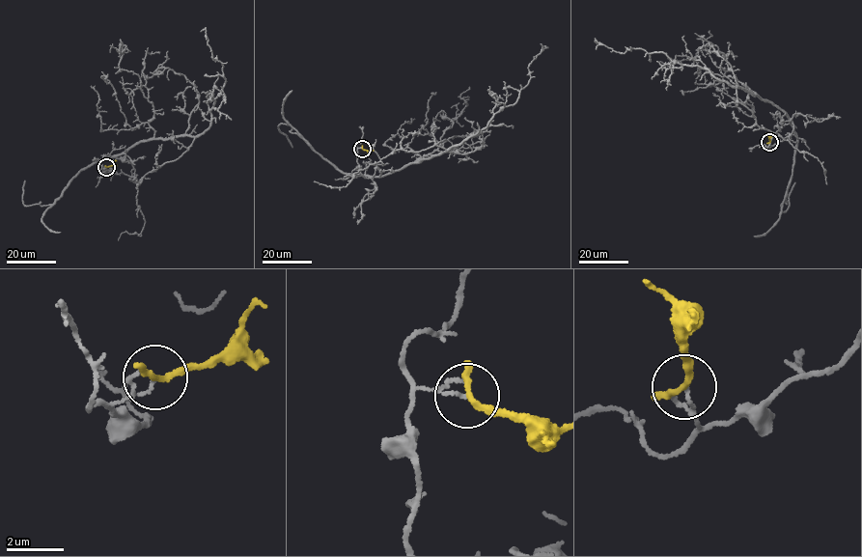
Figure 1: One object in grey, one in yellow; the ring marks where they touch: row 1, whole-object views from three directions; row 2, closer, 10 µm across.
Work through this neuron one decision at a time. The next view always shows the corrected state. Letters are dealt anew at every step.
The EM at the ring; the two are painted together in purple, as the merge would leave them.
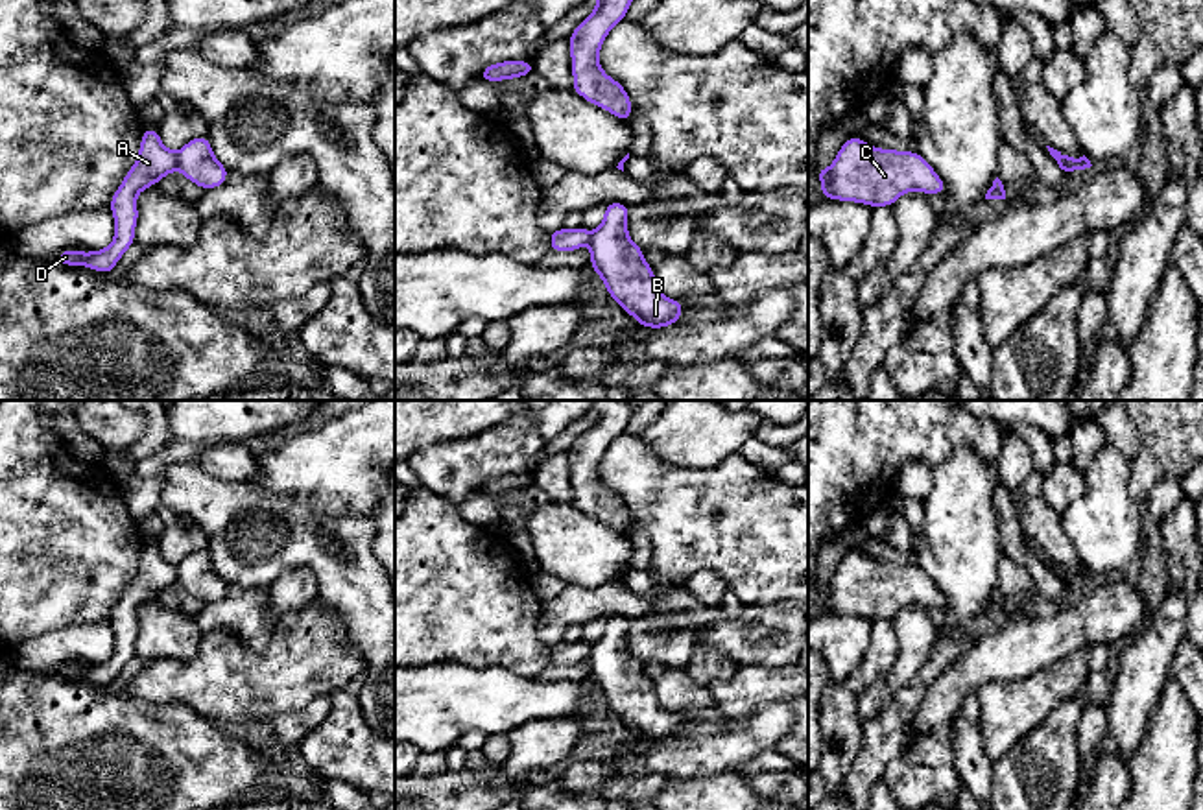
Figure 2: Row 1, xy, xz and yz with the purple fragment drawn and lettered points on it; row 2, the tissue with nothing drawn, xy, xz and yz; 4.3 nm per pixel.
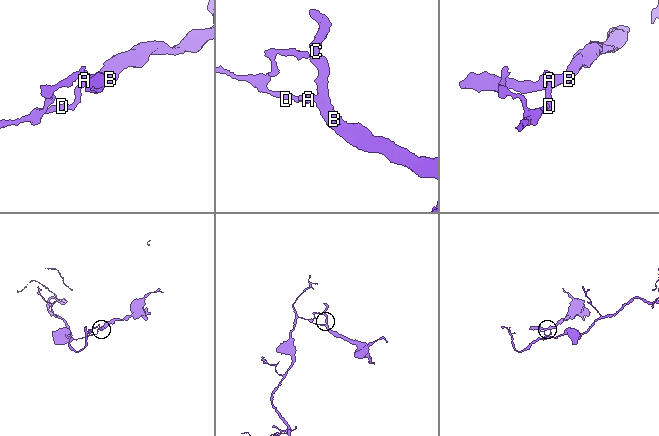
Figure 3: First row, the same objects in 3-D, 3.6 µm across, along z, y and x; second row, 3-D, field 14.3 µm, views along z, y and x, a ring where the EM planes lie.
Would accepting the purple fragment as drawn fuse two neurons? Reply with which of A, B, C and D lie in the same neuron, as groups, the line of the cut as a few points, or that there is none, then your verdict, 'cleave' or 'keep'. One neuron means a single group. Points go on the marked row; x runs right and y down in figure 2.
A D / B C; cut in xy along (174, 154), (176, 165); cleave

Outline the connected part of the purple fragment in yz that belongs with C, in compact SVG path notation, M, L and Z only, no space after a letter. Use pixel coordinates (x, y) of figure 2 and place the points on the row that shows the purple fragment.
M858 137L840 148L830 168L819 168L825 199L891 207L911 190L945 196L947 186L917 151L880 149Z

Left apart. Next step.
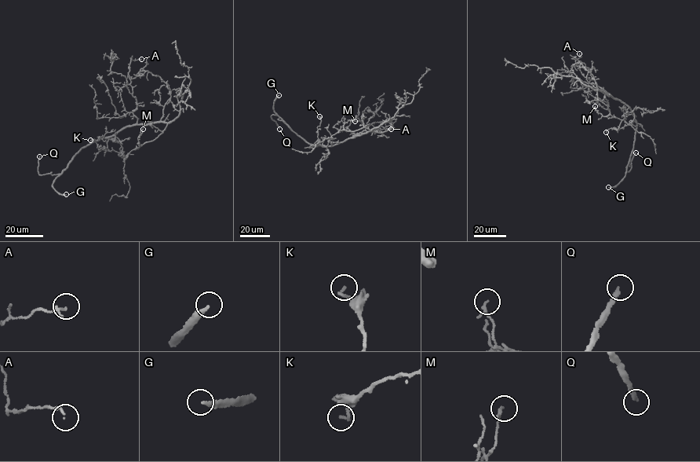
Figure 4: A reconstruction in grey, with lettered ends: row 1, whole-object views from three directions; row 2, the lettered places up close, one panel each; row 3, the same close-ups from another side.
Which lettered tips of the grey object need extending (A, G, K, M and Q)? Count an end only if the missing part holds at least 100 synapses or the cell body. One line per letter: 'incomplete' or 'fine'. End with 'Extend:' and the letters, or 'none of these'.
A: fine
G: incomplete
K: fine
M: fine
Q: incomplete
Extend: G, Q

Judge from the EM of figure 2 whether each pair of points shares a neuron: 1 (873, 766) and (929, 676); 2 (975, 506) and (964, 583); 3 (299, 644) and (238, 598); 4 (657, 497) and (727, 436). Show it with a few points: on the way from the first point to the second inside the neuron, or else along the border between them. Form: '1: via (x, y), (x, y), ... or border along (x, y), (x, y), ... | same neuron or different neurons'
1: via (882, 744), (899, 711), (910, 698) | same neuron
2: via (964, 524), (964, 565) | same neuron
3: border along (275, 624), (261, 650), (251, 650), (231, 633) | different neurons
4: border along (652, 451), (687, 467), (713, 467), (733, 454) | different neurons

